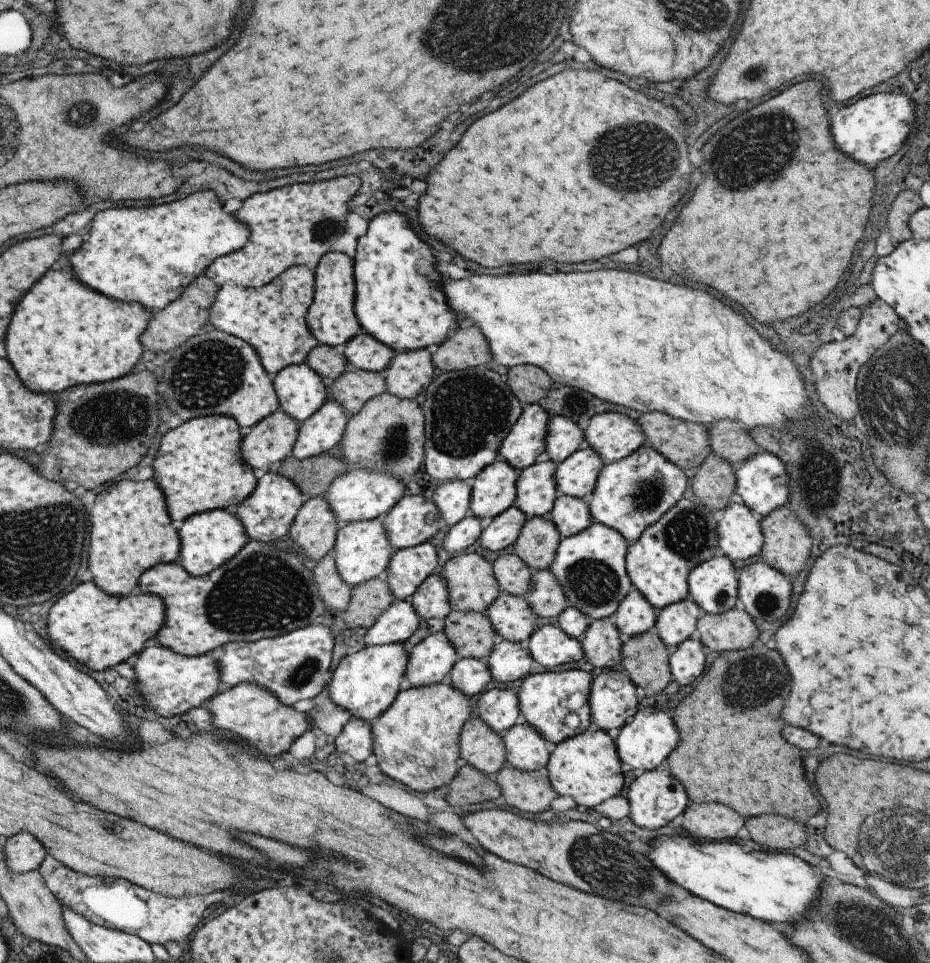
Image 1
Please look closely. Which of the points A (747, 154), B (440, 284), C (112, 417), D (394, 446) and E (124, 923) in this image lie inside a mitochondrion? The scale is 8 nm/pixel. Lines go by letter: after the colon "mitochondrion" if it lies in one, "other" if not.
A: mitochondrion
B: other
C: mitochondrion
D: mitochondrion
E: other

